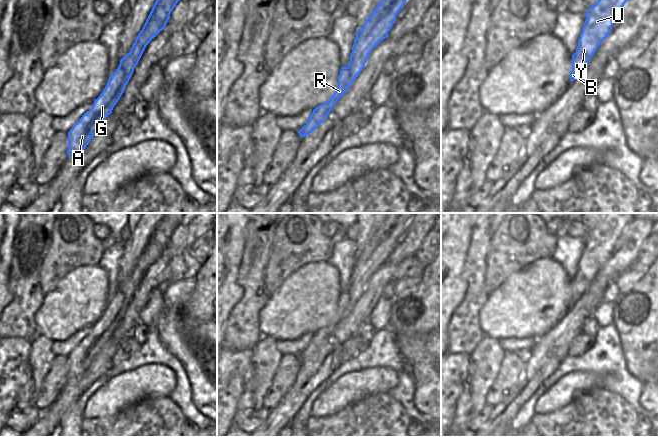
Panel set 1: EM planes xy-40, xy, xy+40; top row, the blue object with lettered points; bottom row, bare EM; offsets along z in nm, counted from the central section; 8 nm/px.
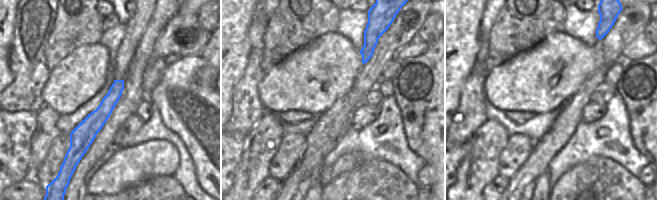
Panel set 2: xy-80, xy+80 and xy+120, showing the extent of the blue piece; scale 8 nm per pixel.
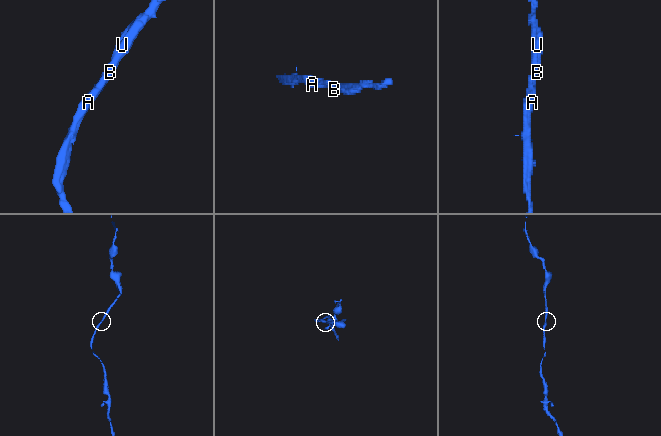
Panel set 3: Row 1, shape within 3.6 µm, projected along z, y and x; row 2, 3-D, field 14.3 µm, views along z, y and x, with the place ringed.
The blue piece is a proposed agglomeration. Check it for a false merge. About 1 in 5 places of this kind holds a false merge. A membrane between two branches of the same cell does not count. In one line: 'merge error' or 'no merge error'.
no merge error

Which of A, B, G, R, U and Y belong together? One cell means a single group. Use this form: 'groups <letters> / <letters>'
groups A B G R U Y

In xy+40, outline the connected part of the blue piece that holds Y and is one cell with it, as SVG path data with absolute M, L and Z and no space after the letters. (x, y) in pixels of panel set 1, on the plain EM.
M605 213L596 228L586 235L586 244L578 264L578 270L576 276L572 279L570 305L574 305L584 295L600 268L610 258L616 240L624 228L631 222L632 213Z

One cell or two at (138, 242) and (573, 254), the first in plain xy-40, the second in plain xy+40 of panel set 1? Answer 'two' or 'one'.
two

